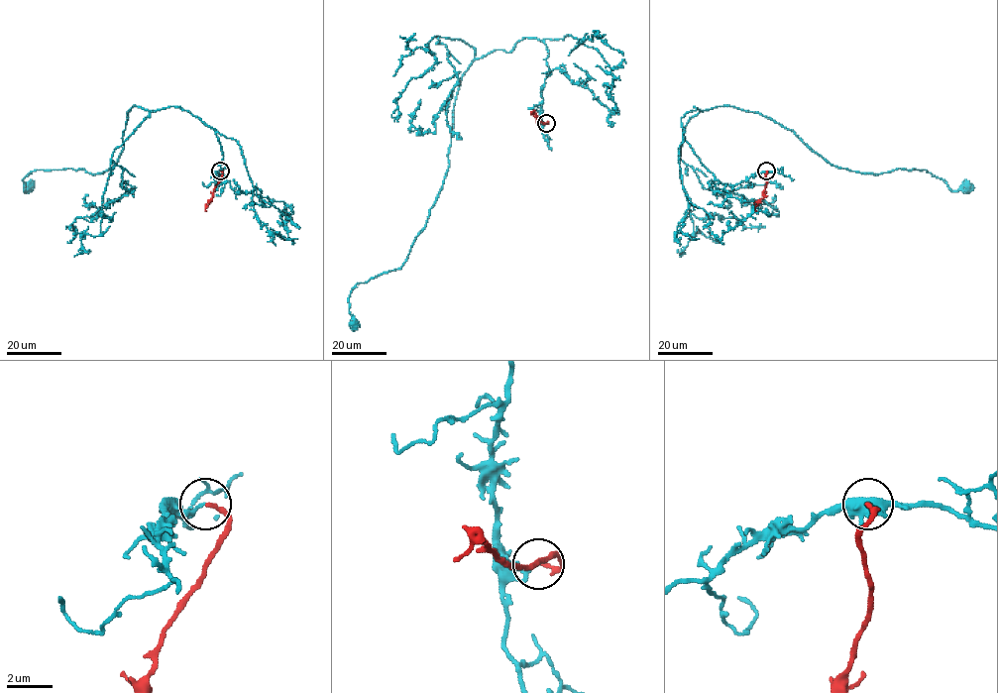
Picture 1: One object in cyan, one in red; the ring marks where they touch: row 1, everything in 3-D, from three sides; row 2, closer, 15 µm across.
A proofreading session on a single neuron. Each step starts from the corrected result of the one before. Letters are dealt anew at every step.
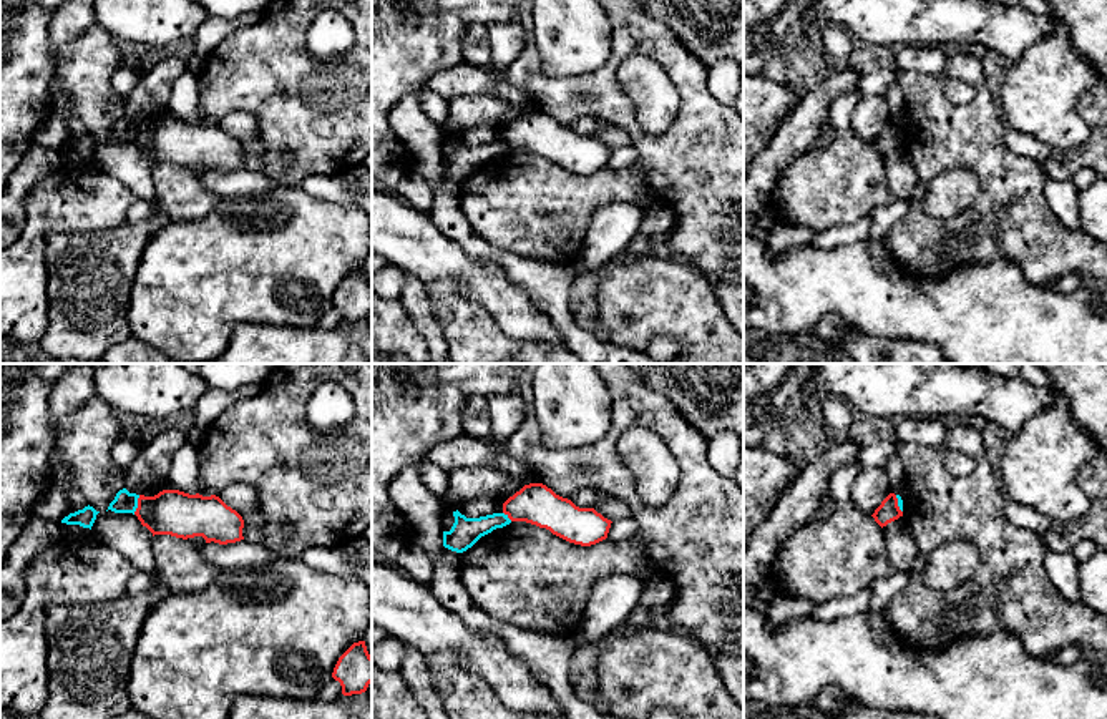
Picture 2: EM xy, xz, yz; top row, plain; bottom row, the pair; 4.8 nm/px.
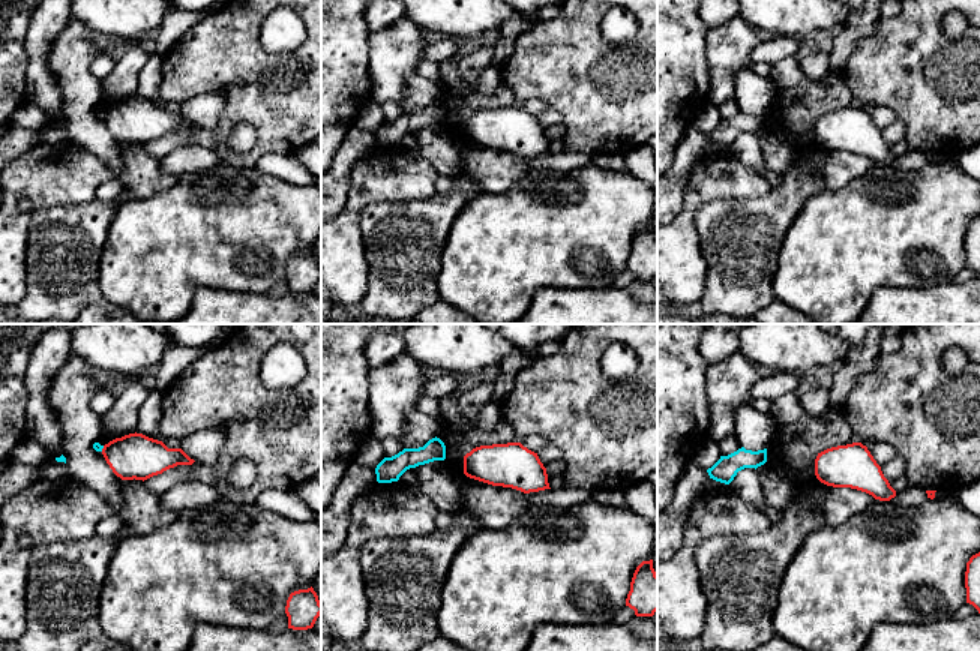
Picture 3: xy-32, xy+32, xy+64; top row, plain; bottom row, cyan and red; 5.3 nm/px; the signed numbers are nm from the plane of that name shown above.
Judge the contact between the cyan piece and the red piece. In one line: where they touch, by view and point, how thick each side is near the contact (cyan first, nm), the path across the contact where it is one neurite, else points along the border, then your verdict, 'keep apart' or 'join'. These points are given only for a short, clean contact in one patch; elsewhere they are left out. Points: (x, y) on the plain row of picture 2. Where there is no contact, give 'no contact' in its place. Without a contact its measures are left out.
contact xy (136, 133); calibres 110 and 220 nm; border xy (140, 123), (133, 141); keep apart

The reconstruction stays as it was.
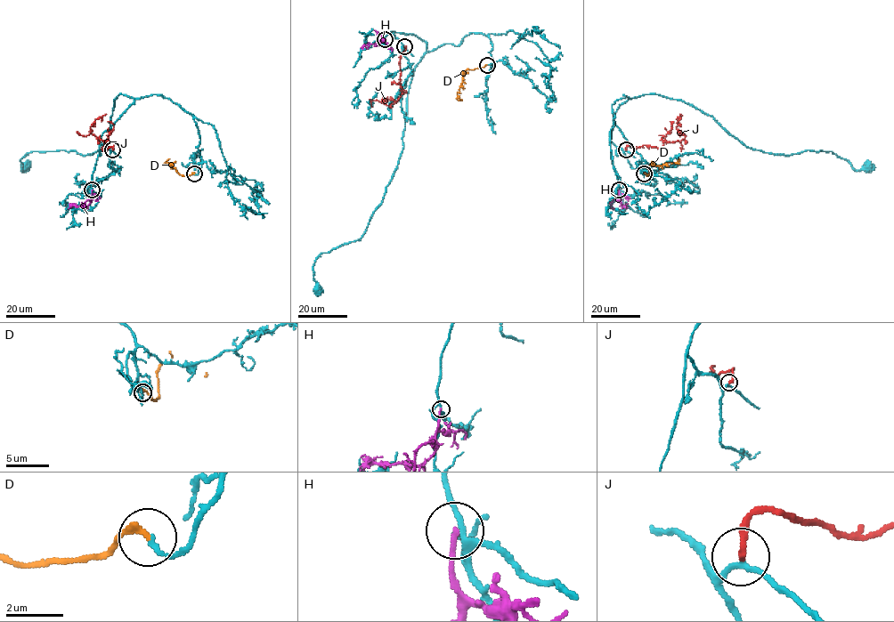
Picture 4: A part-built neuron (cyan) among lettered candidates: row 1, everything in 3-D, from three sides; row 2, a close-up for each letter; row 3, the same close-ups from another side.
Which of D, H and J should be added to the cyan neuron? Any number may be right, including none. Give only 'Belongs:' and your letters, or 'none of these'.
Belongs: D

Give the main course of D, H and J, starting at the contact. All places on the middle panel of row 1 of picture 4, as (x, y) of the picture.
D: (487, 65), (463, 72), (457, 96), (462, 100)
H: (385, 39), (361, 47)
J: (404, 46), (400, 64), (402, 94), (390, 106), (383, 102), (383, 97), (395, 102), (398, 100)

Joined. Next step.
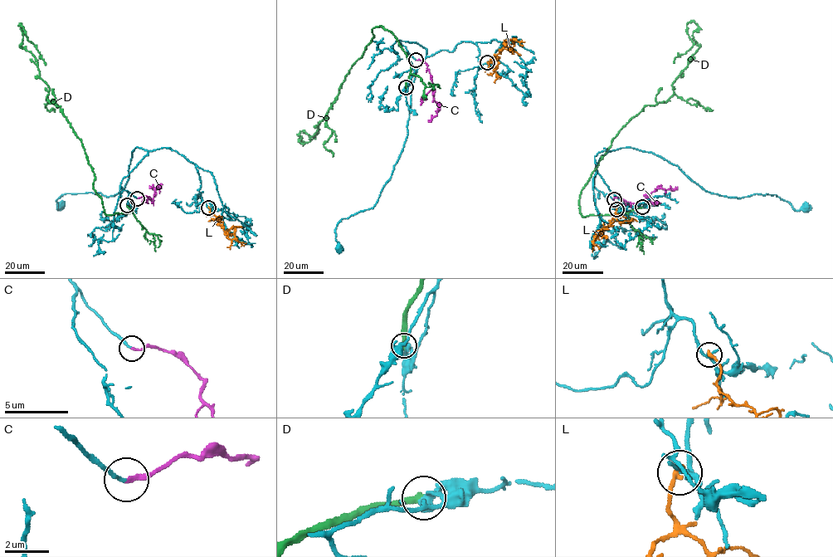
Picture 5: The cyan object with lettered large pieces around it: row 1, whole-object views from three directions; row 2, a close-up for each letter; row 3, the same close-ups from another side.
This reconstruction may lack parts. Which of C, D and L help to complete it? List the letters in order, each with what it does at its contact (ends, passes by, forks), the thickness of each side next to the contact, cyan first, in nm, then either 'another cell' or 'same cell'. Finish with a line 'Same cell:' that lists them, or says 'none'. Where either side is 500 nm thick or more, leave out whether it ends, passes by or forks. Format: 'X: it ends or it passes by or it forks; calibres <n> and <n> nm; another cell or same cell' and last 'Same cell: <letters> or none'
C: it ends; calibres 160 and 170 nm; same cell
D: it ends; calibres 480 and 320 nm; another cell
L: it ends; calibres 200 and 240 nm; another cell
Same cell: C

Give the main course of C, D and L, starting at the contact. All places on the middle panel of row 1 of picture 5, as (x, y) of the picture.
C: (416, 60), (426, 64), (432, 84), (433, 100), (440, 107), (437, 114), (428, 121)
D: (406, 87), (406, 53), (376, 26), (328, 118), (301, 143), (301, 130), (314, 136), (324, 118)
L: (487, 62), (494, 59), (508, 40), (517, 40), (523, 45)

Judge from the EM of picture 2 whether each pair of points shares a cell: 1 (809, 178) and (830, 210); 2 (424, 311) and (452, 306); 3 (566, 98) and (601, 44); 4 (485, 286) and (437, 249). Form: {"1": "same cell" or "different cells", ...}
{"1": "same cell", "2": "different cells", "3": "different cells", "4": "same cell"}

